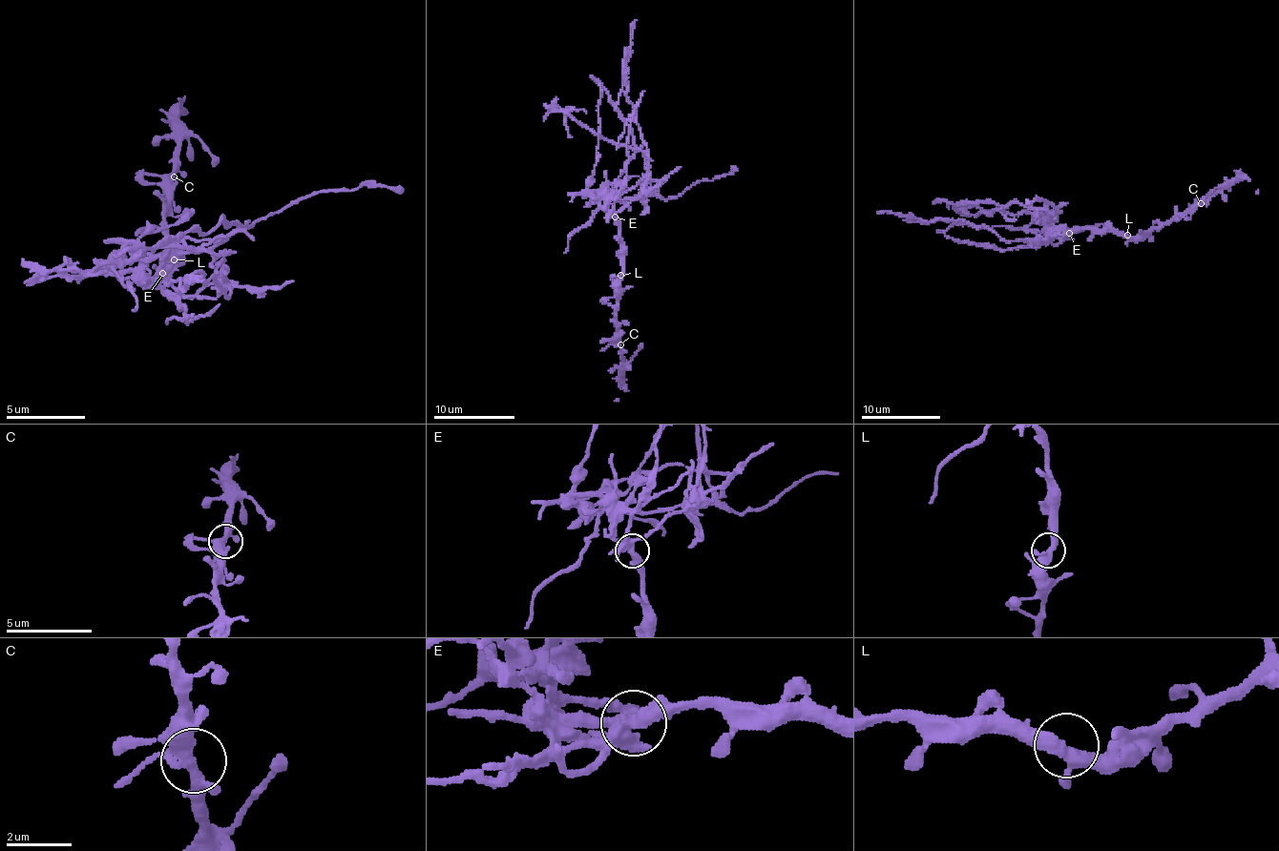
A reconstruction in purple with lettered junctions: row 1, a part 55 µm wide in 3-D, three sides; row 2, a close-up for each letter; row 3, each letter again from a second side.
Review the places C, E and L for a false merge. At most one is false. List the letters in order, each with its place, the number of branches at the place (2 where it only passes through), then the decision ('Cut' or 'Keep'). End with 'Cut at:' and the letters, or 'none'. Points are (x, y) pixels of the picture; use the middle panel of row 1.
C: Place: (620, 344). Branches: 5. Keep
E: Place: (615, 217). Branches: 6. Cut
L: Place: (620, 275). Branches: 4. Keep
Cut at: E

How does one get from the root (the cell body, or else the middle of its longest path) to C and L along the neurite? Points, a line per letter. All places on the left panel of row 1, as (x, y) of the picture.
C: (161, 277), (174, 260), (174, 251), (178, 257), (170, 262), (170, 234), (166, 229), (166, 185), (174, 176)
L: (161, 277), (174, 260), (174, 251), (178, 254), (174, 259)

